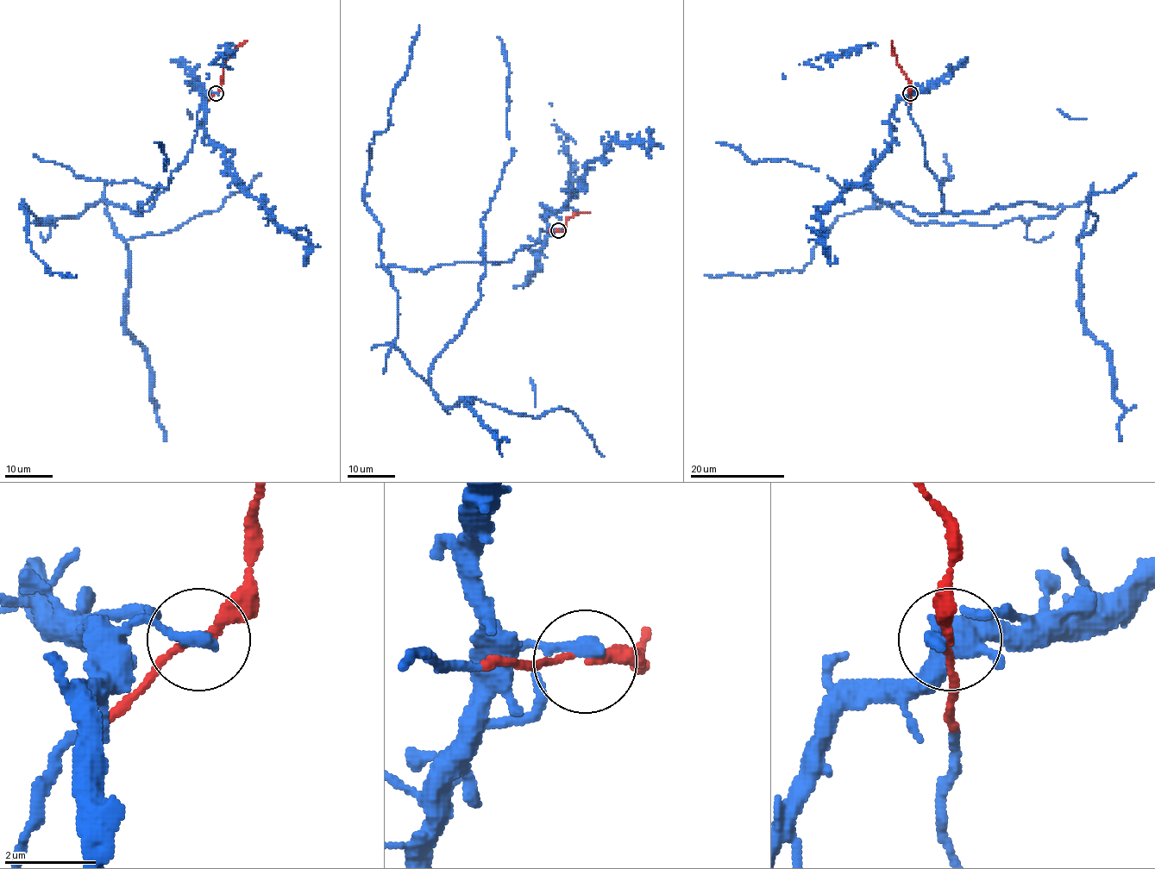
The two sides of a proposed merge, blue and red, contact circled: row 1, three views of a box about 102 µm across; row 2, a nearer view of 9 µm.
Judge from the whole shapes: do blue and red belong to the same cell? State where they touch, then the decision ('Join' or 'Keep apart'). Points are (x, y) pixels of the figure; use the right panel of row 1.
Place: (910, 93). Join

